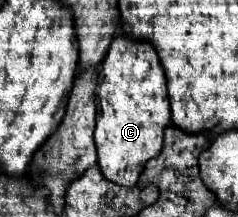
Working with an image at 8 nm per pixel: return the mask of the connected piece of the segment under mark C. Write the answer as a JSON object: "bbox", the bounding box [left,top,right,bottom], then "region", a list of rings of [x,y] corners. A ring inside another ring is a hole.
{"bbox":[97,35,171,185],"region":[[[117,35],[111,41],[109,53],[101,63],[97,81],[97,165],[109,181],[119,185],[135,185],[141,169],[151,157],[157,157],[163,147],[163,131],[171,121],[167,77],[149,41]]]}

